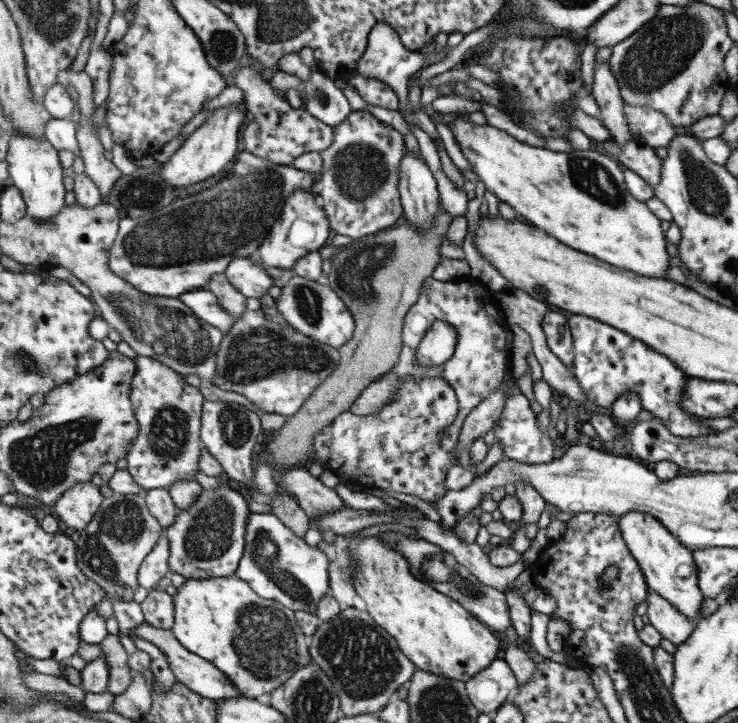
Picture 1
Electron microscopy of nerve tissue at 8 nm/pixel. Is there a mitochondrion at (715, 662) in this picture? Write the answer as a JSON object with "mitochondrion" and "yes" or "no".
{"mitochondrion":"no"}

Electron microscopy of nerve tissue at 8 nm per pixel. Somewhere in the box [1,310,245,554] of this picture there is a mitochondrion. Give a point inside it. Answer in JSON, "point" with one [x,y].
{"point":[42,459]}

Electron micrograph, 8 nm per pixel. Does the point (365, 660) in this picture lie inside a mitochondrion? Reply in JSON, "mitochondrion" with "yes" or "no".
{"mitochondrion":"yes"}

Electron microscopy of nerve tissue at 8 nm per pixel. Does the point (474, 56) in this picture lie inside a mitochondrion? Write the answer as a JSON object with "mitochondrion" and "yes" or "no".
{"mitochondrion":"no"}

